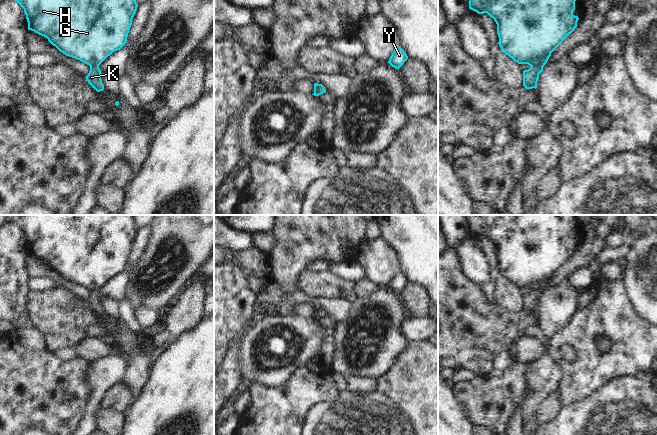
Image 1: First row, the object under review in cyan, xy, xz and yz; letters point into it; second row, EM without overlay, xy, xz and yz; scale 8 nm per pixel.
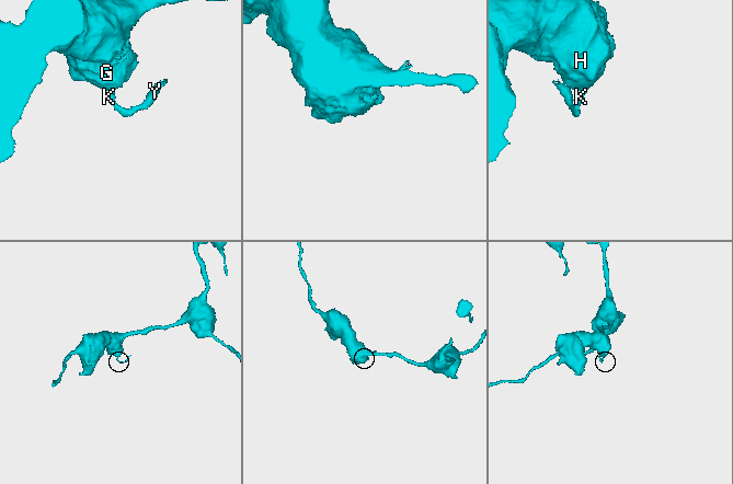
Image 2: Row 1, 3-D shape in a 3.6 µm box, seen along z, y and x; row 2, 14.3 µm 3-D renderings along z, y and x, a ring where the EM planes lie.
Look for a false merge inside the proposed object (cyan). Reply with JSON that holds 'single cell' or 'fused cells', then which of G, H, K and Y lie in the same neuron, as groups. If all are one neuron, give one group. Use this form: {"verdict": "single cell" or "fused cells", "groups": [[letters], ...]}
{"verdict": "fused cells", "groups": [["G", "H"], ["K", "Y"]]}

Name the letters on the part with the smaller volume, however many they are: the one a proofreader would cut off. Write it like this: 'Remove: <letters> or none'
Remove: K, Y

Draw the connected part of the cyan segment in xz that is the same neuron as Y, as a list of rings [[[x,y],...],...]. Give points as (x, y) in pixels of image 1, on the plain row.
[[[398,271],[390,280],[388,287],[392,291],[399,293],[407,283],[406,276],[401,271]]]

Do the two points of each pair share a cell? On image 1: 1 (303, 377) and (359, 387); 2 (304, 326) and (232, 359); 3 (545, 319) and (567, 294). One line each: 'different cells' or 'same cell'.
1: different cells
2: different cells
3: same cell

